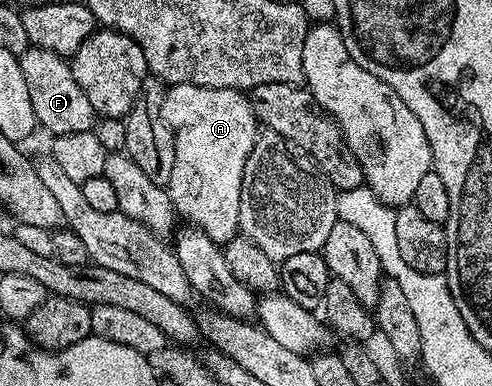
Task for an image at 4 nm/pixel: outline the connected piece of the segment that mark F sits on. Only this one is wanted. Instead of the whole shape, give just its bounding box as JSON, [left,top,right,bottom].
[19,46,95,136]

